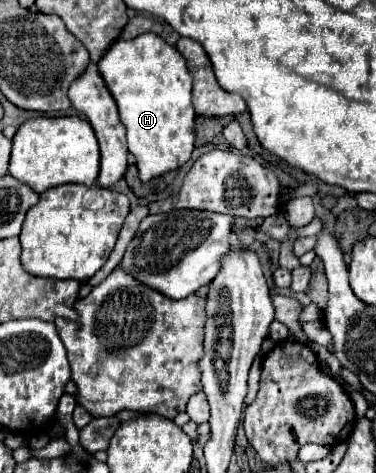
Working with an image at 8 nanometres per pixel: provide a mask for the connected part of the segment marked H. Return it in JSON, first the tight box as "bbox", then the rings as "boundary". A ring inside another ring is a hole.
{"bbox":[98,33,196,183],"boundary":[[[142,33],[130,41],[118,39],[98,61],[98,73],[106,81],[106,87],[118,105],[120,121],[126,127],[128,151],[136,157],[140,179],[146,183],[154,177],[160,177],[168,171],[182,167],[190,159],[196,139],[196,125],[194,125],[196,113],[192,107],[192,77],[184,57],[172,45],[168,45],[160,35]]]}

